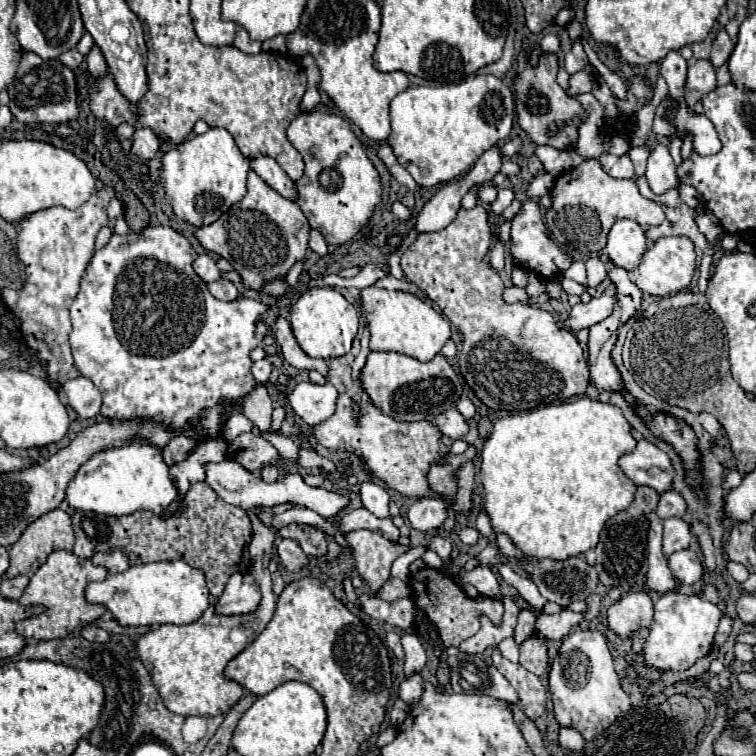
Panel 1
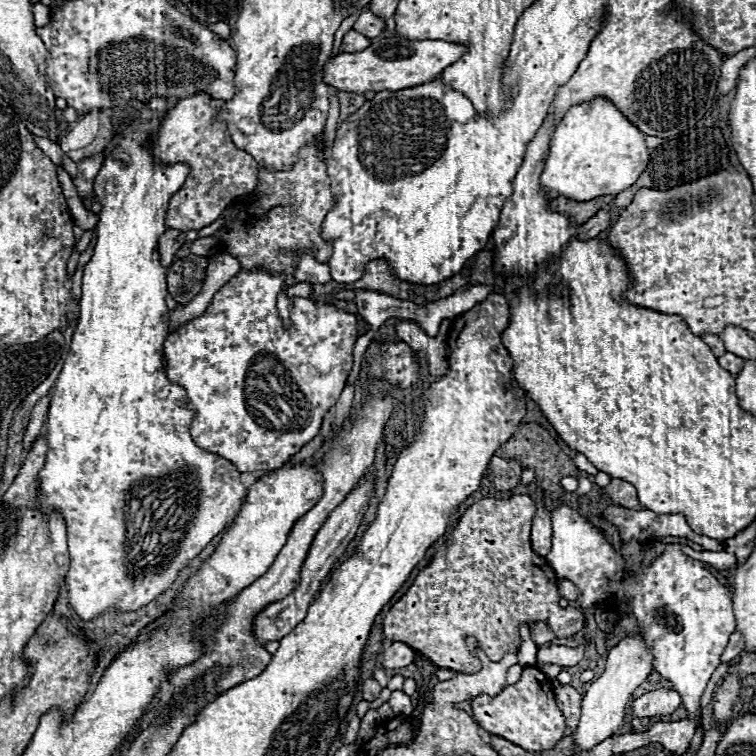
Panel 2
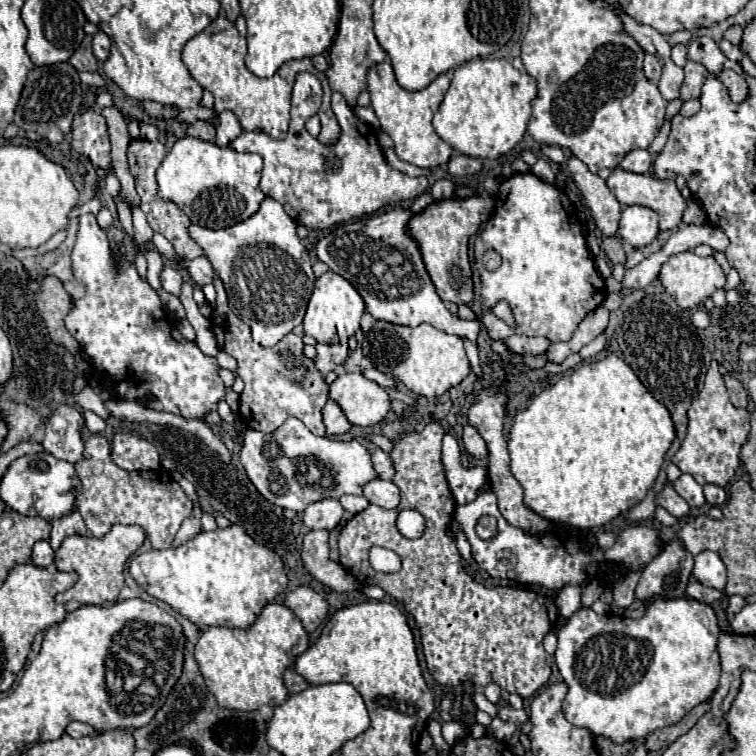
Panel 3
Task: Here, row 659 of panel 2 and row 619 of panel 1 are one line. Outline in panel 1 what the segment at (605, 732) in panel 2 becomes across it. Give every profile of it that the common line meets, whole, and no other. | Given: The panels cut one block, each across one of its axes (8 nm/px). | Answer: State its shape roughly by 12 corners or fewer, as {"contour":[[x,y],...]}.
{"contour":[[628,592],[608,608],[620,638],[648,628],[654,604],[646,592]]}

